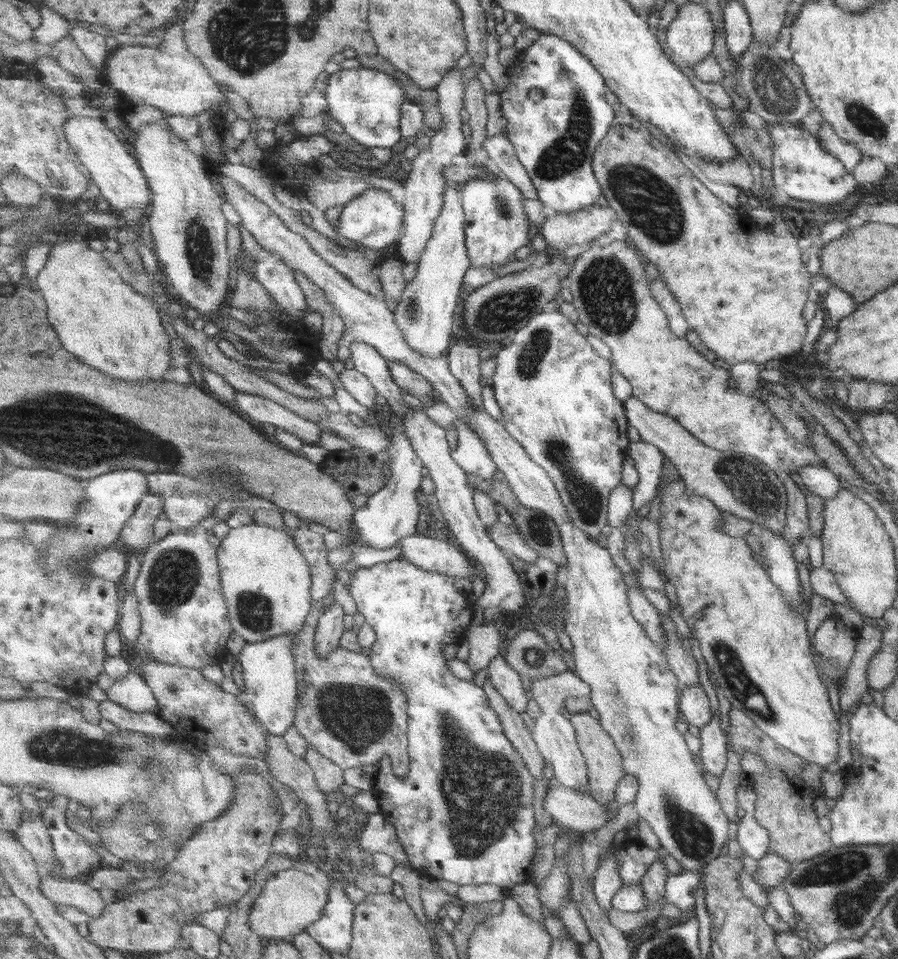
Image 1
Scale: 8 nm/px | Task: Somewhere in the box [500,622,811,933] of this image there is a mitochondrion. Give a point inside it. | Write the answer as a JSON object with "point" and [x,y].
{"point":[745,688]}

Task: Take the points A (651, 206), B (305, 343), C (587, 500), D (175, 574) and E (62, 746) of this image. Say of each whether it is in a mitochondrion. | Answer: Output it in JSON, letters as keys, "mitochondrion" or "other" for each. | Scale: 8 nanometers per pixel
{"A":"mitochondrion","B":"other","C":"mitochondrion","D":"mitochondrion","E":"mitochondrion"}

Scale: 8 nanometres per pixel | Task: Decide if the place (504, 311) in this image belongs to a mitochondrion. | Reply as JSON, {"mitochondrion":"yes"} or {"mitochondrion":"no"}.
{"mitochondrion":"yes"}

